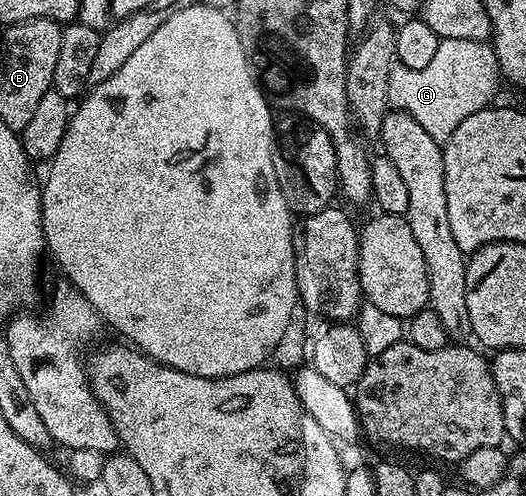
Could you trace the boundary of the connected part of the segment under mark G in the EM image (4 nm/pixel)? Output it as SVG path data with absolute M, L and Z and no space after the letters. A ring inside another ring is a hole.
M450 38L441 40L434 54L434 62L430 62L430 66L422 66L422 70L410 70L397 63L393 67L388 83L388 103L393 109L410 114L410 118L422 122L422 130L426 130L430 138L443 142L450 134L454 134L459 124L470 118L470 114L493 103L492 95L495 94L499 84L502 84L502 77L496 61L496 52L491 43L466 38Z

